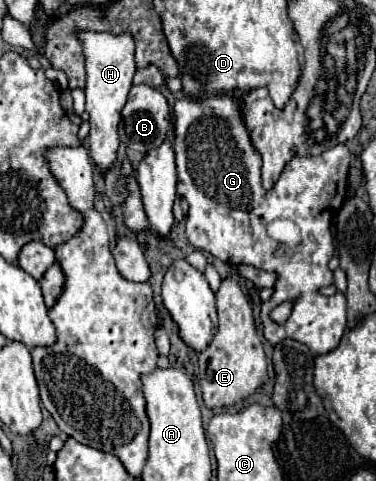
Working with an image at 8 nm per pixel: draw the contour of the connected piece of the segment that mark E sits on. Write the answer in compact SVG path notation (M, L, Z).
M222 278L222 284L216 292L218 308L218 332L214 340L200 352L200 386L202 398L208 408L222 408L244 400L254 390L258 390L268 378L266 372L266 354L262 340L258 336L254 314L248 296L242 292L240 284L234 278Z

